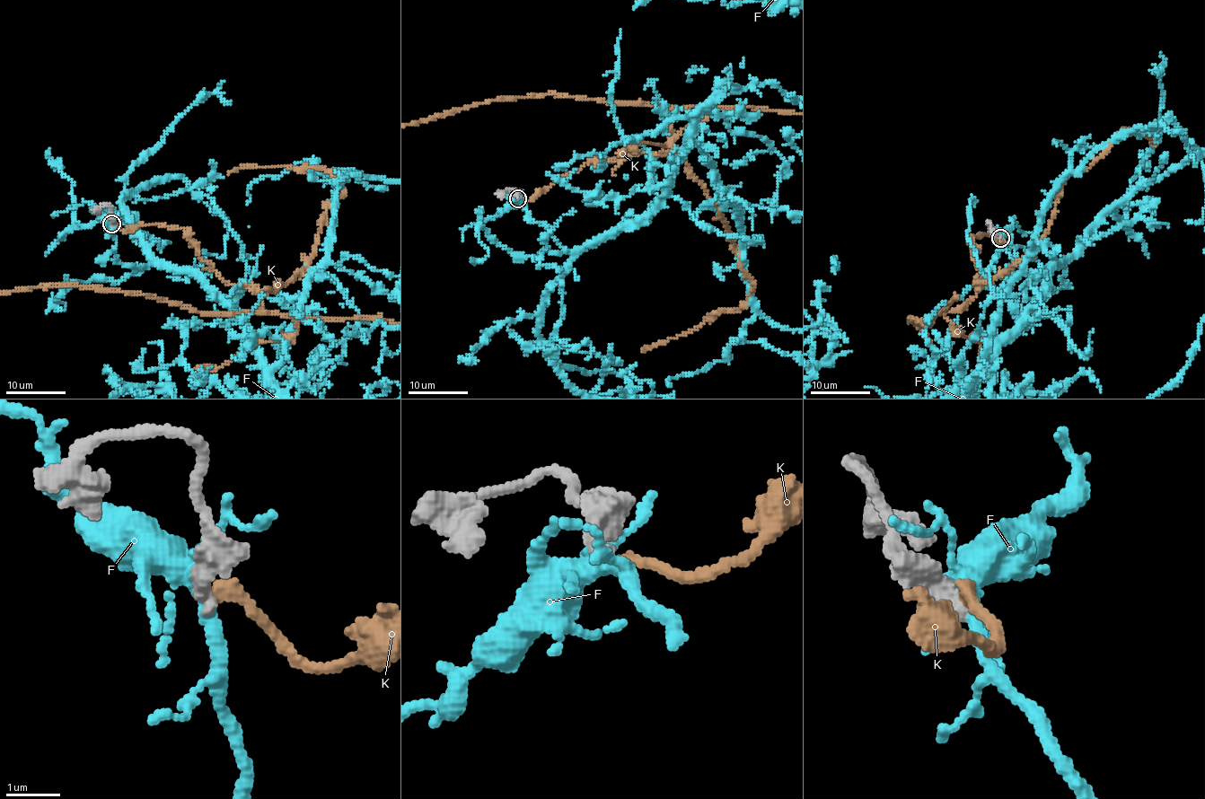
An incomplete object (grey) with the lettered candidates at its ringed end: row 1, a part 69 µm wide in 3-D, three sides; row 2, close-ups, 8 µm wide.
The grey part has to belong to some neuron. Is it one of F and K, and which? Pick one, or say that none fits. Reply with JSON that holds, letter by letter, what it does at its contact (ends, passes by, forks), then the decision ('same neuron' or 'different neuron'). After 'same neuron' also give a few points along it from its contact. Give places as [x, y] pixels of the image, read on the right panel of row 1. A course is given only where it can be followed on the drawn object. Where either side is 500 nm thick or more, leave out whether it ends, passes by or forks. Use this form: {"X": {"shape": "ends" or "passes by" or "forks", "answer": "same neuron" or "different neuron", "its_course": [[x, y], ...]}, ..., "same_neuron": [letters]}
{"F": {"shape": "forks", "answer": "different neuron"}, "K": {"shape": "ends", "answer": "same neuron"}, "same_neuron": ["K"]}

